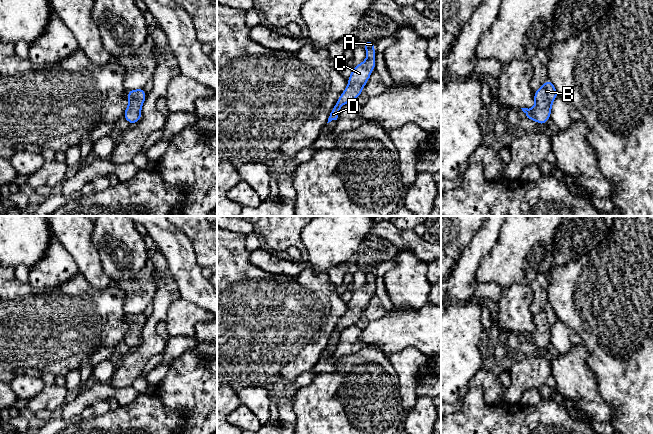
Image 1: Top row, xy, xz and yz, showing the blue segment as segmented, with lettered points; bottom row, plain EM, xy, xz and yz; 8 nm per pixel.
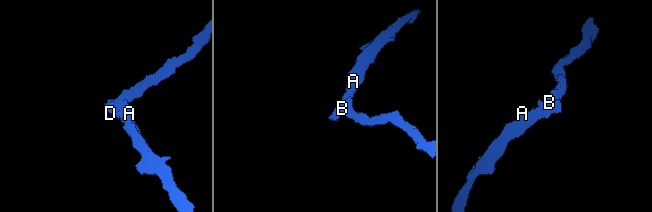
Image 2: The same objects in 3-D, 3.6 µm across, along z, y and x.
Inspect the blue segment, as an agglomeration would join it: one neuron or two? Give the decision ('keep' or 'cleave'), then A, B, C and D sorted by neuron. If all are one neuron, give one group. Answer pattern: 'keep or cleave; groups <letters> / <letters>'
keep; groups A B C D

